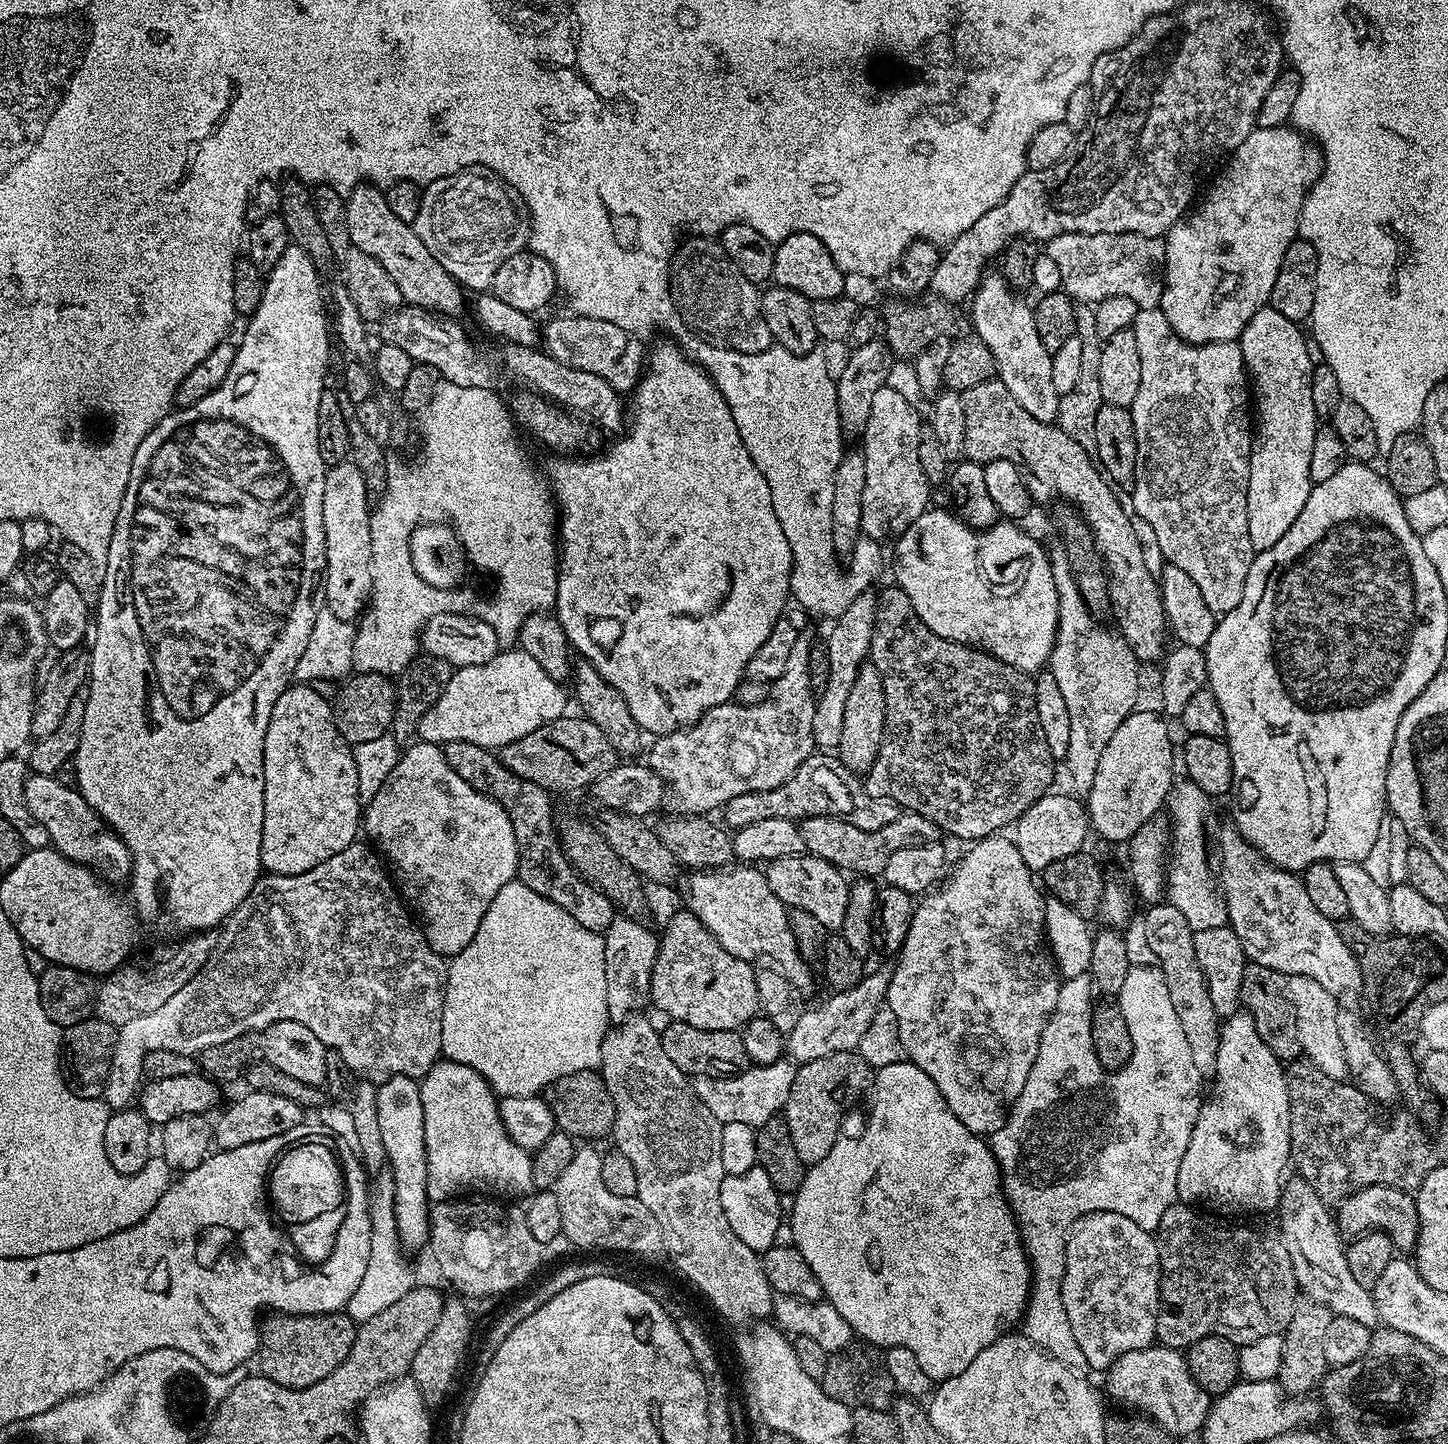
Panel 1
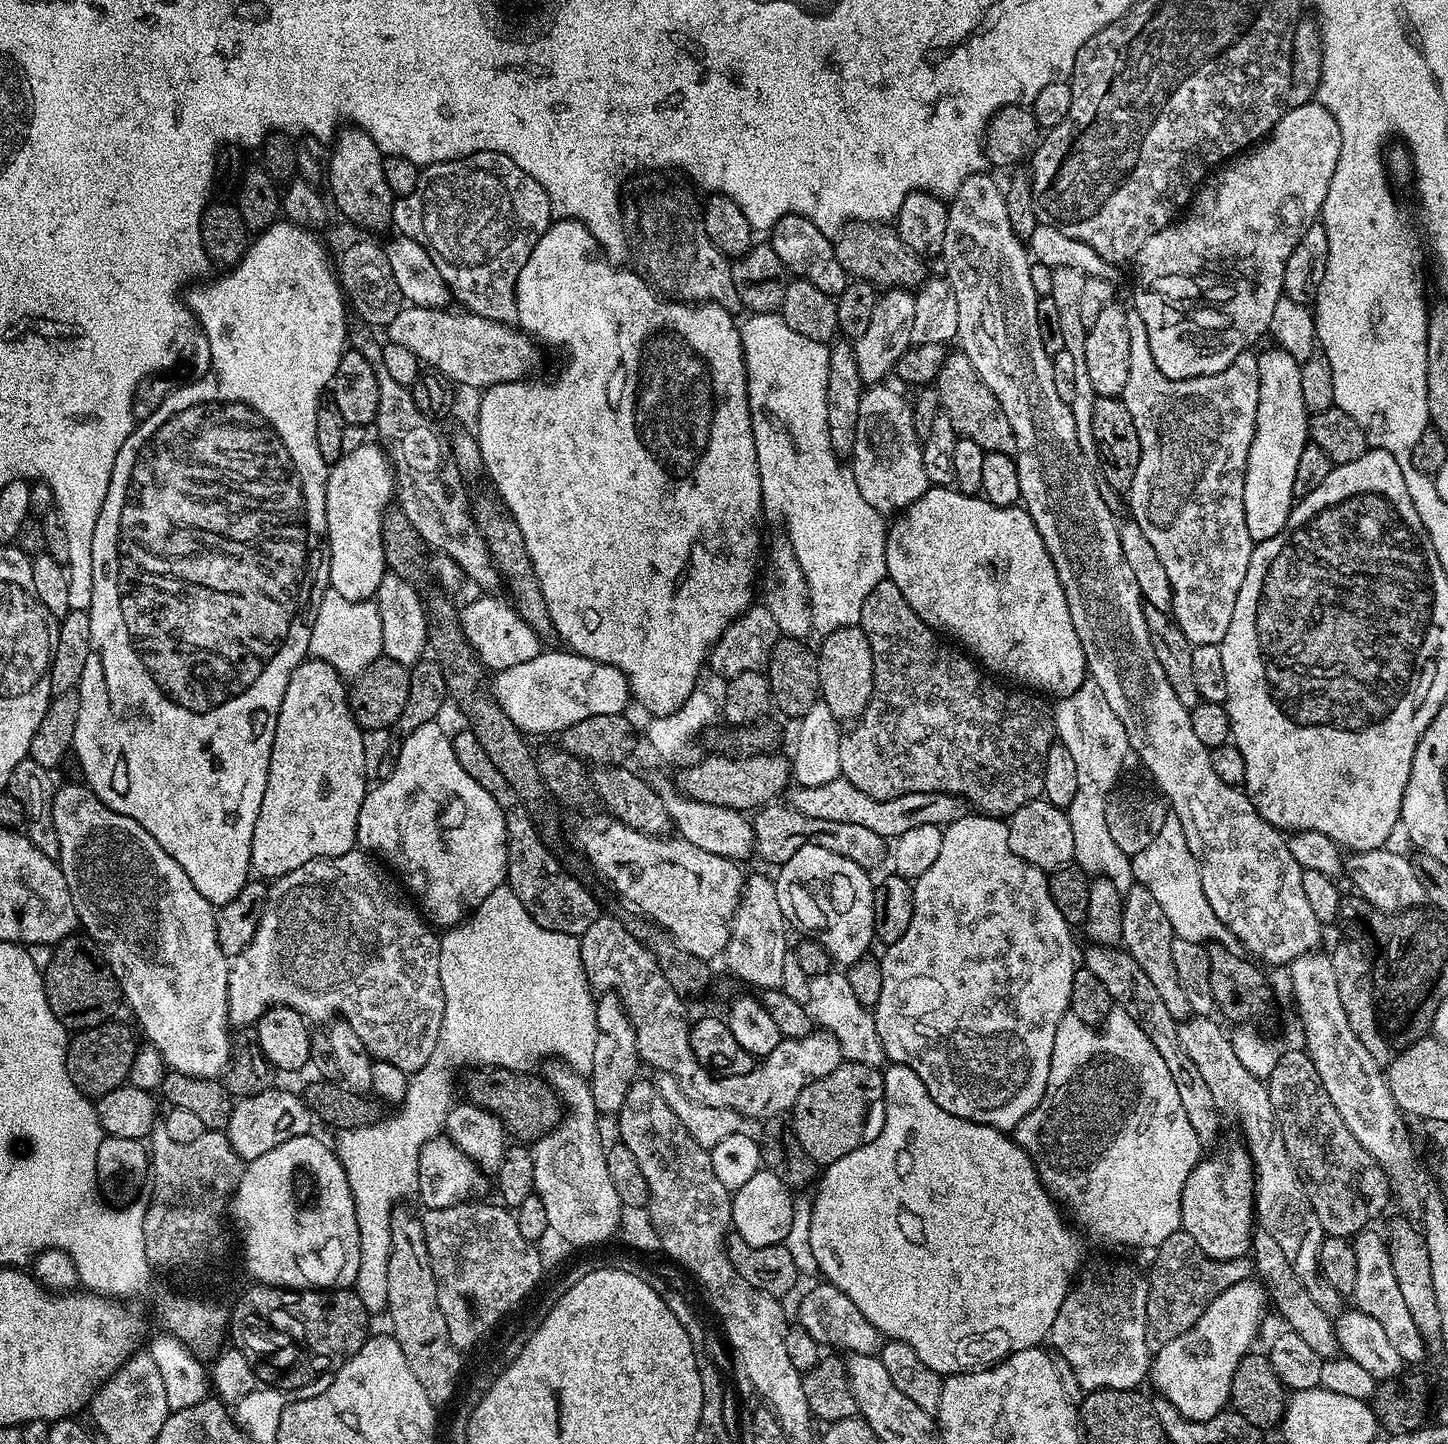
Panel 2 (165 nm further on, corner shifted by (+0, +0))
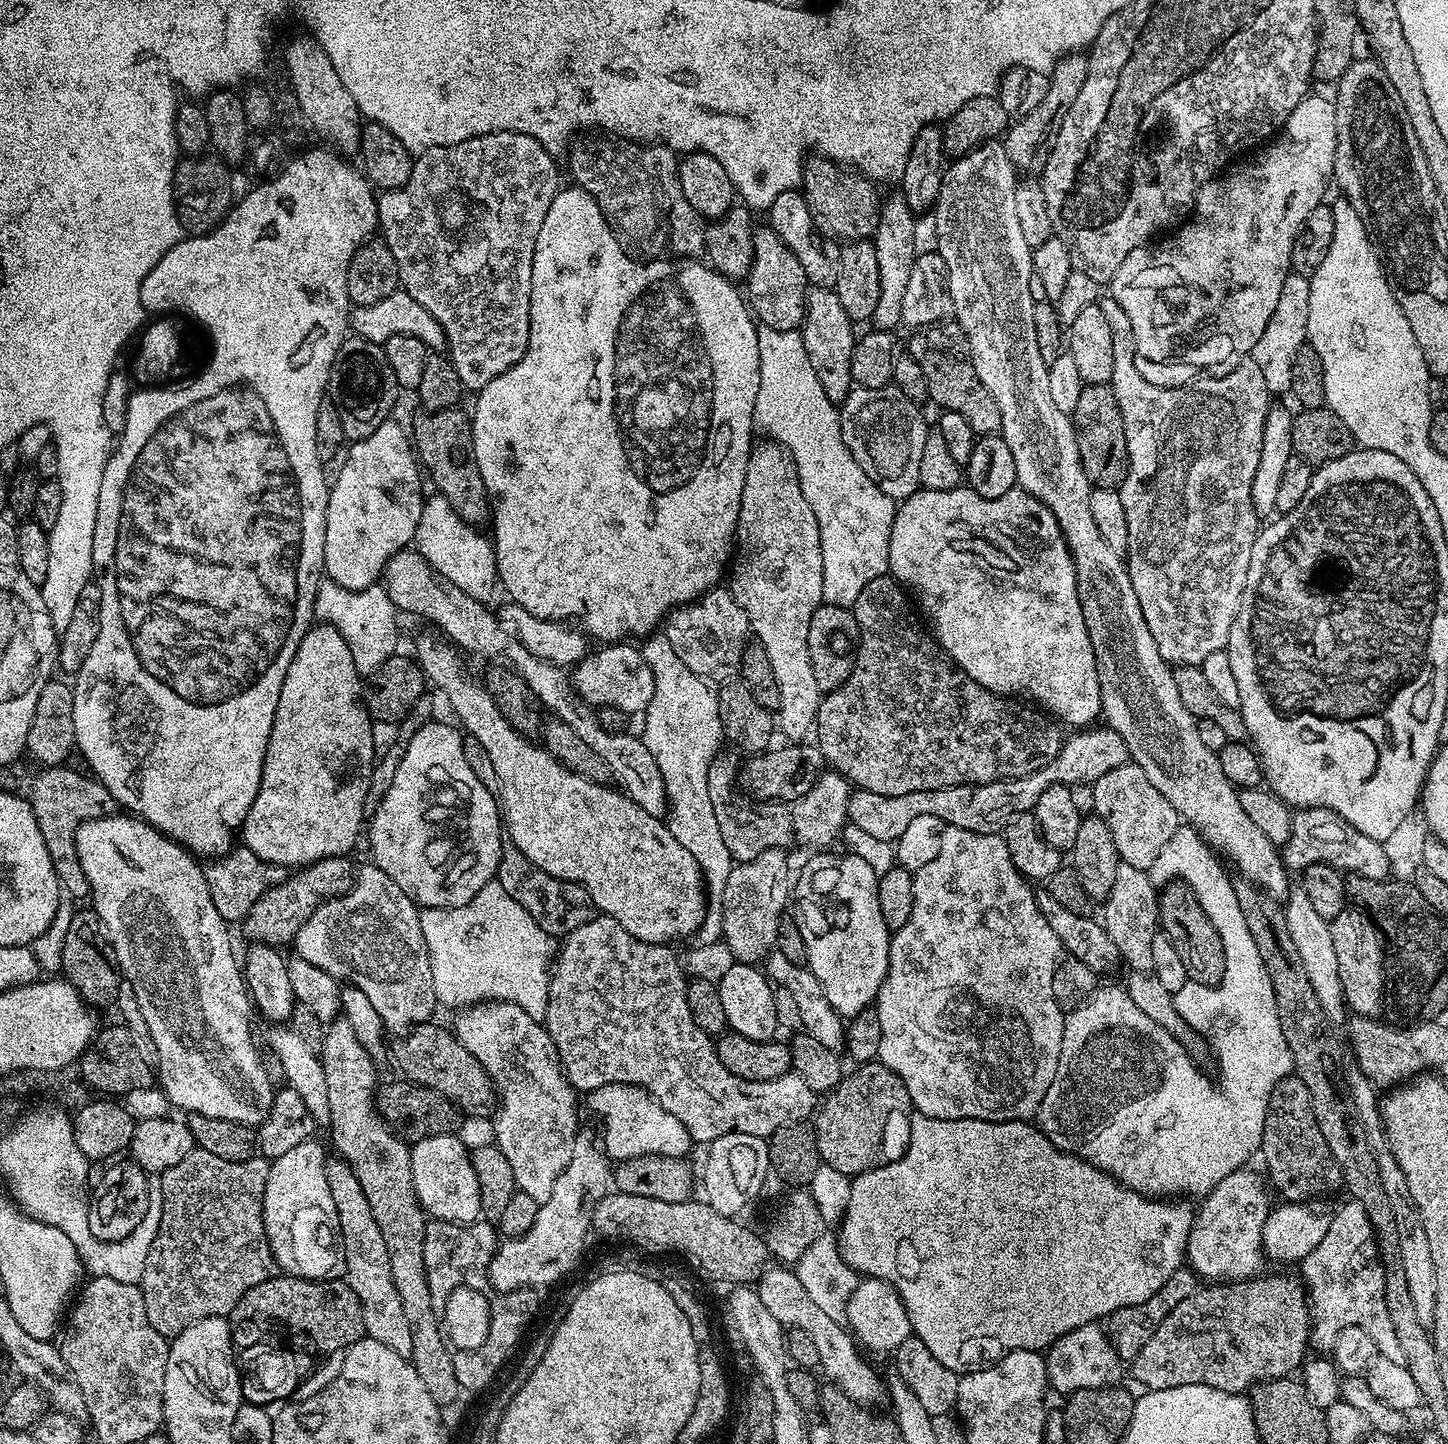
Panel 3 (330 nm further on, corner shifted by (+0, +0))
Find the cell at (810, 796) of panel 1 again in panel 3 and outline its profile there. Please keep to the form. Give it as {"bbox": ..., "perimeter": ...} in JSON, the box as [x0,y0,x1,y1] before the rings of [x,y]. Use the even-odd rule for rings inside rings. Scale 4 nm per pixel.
{"bbox":[848,726,1129,842],"perimeter":[[[1088,726],[1076,730],[1072,737],[1065,739],[1060,746],[1060,753],[1042,770],[1034,770],[1034,774],[1026,774],[1022,778],[1010,778],[985,784],[959,784],[946,786],[938,790],[918,790],[914,794],[898,794],[883,796],[873,792],[853,791],[848,799],[848,823],[866,830],[866,834],[874,838],[882,838],[895,842],[913,818],[918,814],[934,814],[934,818],[942,818],[945,826],[970,830],[978,834],[995,836],[1003,833],[1004,827],[1023,812],[1035,809],[1042,790],[1055,784],[1091,786],[1095,780],[1102,778],[1106,770],[1114,770],[1118,766],[1129,763],[1128,747],[1122,742],[1122,734],[1107,726]]]}

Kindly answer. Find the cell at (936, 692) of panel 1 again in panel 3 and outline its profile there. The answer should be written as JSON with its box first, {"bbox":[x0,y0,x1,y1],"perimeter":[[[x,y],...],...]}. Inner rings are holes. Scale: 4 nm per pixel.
{"bbox":[814,574,1062,796],"perimeter":[[[885,574],[874,578],[874,582],[866,582],[862,594],[858,594],[858,602],[852,604],[851,610],[856,619],[856,652],[852,661],[852,673],[842,686],[838,686],[833,692],[827,693],[821,699],[816,711],[814,725],[815,743],[818,745],[825,761],[841,776],[848,779],[849,785],[855,786],[862,792],[873,792],[883,796],[897,796],[898,794],[914,794],[918,790],[938,790],[946,786],[958,786],[959,784],[985,784],[986,782],[998,782],[1010,778],[1022,778],[1026,774],[1034,774],[1034,770],[1042,770],[1050,762],[1054,762],[1056,755],[1060,753],[1062,735],[1055,728],[1057,725],[1043,711],[1029,706],[1027,703],[1015,704],[1015,699],[1000,696],[997,692],[986,690],[974,682],[957,664],[948,657],[947,652],[936,643],[935,635],[922,623],[921,617],[912,613],[908,605],[910,596],[907,591],[891,575]]]}

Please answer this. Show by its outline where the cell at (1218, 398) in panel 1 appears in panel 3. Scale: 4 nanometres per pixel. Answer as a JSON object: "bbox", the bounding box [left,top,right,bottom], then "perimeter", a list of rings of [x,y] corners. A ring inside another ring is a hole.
{"bbox":[1099,294,1270,664],"perimeter":[[[1110,294],[1099,301],[1102,314],[1106,314],[1106,322],[1110,322],[1110,334],[1114,334],[1114,374],[1110,381],[1114,390],[1114,398],[1118,398],[1118,410],[1122,410],[1122,426],[1126,426],[1126,450],[1128,451],[1128,473],[1118,491],[1122,498],[1122,506],[1126,509],[1126,526],[1128,527],[1128,547],[1126,563],[1130,582],[1134,586],[1134,594],[1138,594],[1138,606],[1142,606],[1142,618],[1146,618],[1146,626],[1150,626],[1150,634],[1154,634],[1154,642],[1158,642],[1158,654],[1167,664],[1201,664],[1208,655],[1227,649],[1230,638],[1230,626],[1234,626],[1234,618],[1238,614],[1238,606],[1242,598],[1242,590],[1246,586],[1246,570],[1250,570],[1250,554],[1254,550],[1258,531],[1258,514],[1254,510],[1251,487],[1254,486],[1254,470],[1258,470],[1258,458],[1262,455],[1262,430],[1266,426],[1266,414],[1270,407],[1270,393],[1262,371],[1250,358],[1240,361],[1234,370],[1224,376],[1209,376],[1197,379],[1180,388],[1163,388],[1154,386],[1142,378],[1136,365],[1136,347],[1134,346],[1134,330],[1130,330],[1130,318],[1126,318],[1126,310],[1118,306],[1118,302]]]}

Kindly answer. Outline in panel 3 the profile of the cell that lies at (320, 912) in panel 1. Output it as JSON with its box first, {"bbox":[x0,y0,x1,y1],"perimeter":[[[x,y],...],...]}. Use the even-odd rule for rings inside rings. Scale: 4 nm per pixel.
{"bbox":[294,862,438,1034],"perimeter":[[[365,862],[361,868],[359,865],[355,869],[351,888],[341,896],[334,896],[331,900],[325,900],[323,904],[318,905],[310,914],[308,921],[296,931],[294,937],[296,949],[294,949],[294,952],[295,955],[301,956],[306,962],[318,966],[318,970],[326,970],[326,974],[330,974],[337,982],[347,982],[353,984],[358,990],[362,990],[362,994],[366,994],[366,998],[370,998],[374,1010],[378,1010],[378,1018],[382,1018],[384,1027],[389,1033],[400,1032],[399,1034],[407,1034],[419,1026],[419,1024],[429,1023],[433,1019],[432,1011],[438,1008],[434,982],[430,974],[430,958],[426,950],[426,940],[422,934],[420,914],[421,909],[406,895],[402,890],[402,886],[398,886],[398,882],[394,882],[394,878],[390,878],[390,874],[383,872],[376,864]]]}

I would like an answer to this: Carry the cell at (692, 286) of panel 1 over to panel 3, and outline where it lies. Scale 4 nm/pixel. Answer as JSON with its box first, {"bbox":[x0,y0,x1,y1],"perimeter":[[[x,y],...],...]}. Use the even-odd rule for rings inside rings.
{"bbox":[567,134,706,258],"perimeter":[[[580,134],[571,141],[567,160],[573,181],[595,198],[612,233],[629,253],[640,258],[696,258],[704,252],[706,224],[682,194],[678,156],[672,149],[659,142],[637,142],[611,134]]]}

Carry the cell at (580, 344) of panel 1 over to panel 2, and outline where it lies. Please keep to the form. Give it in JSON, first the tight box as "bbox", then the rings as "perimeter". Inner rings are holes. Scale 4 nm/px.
{"bbox":[386,307,538,390],"perimeter":[[[401,307],[394,322],[386,325],[387,339],[398,346],[406,346],[406,350],[410,350],[410,354],[419,358],[421,365],[439,372],[441,376],[446,377],[456,386],[465,384],[468,388],[483,390],[502,382],[525,379],[531,373],[528,371],[536,364],[538,344],[527,332],[511,324],[499,324],[481,316],[474,316],[467,310],[452,311],[443,308]]]}

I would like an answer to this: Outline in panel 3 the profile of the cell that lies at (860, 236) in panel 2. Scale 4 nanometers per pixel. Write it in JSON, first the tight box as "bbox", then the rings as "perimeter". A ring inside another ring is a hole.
{"bbox":[802,154,882,242],"perimeter":[[[812,154],[805,159],[802,191],[816,227],[829,238],[851,242],[875,237],[882,199],[876,188],[862,173],[825,156]]]}

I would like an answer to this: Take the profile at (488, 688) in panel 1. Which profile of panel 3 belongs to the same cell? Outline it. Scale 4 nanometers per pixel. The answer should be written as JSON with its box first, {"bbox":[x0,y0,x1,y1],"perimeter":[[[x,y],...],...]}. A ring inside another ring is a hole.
{"bbox":[570,642,654,714],"perimeter":[[[612,642],[588,655],[571,669],[570,679],[577,696],[593,709],[617,708],[629,714],[643,714],[654,698],[654,674],[640,653],[639,647],[631,648],[628,642]]]}

